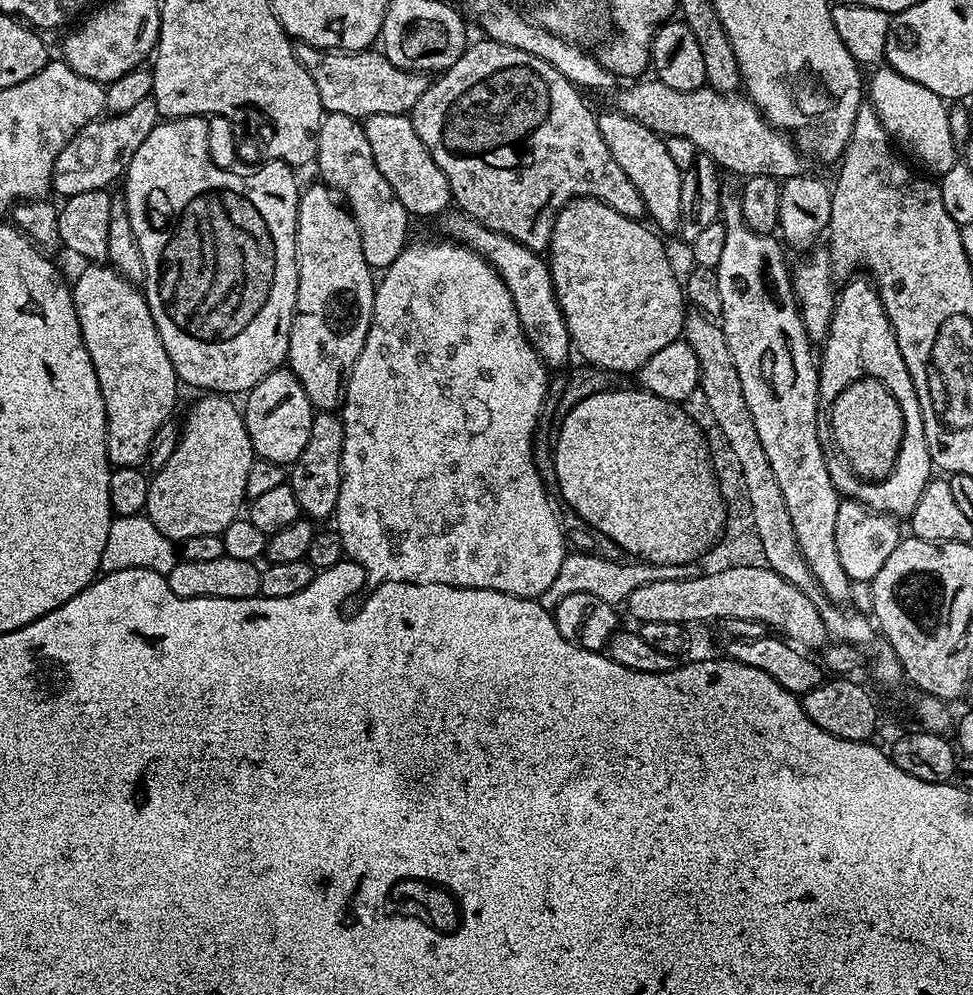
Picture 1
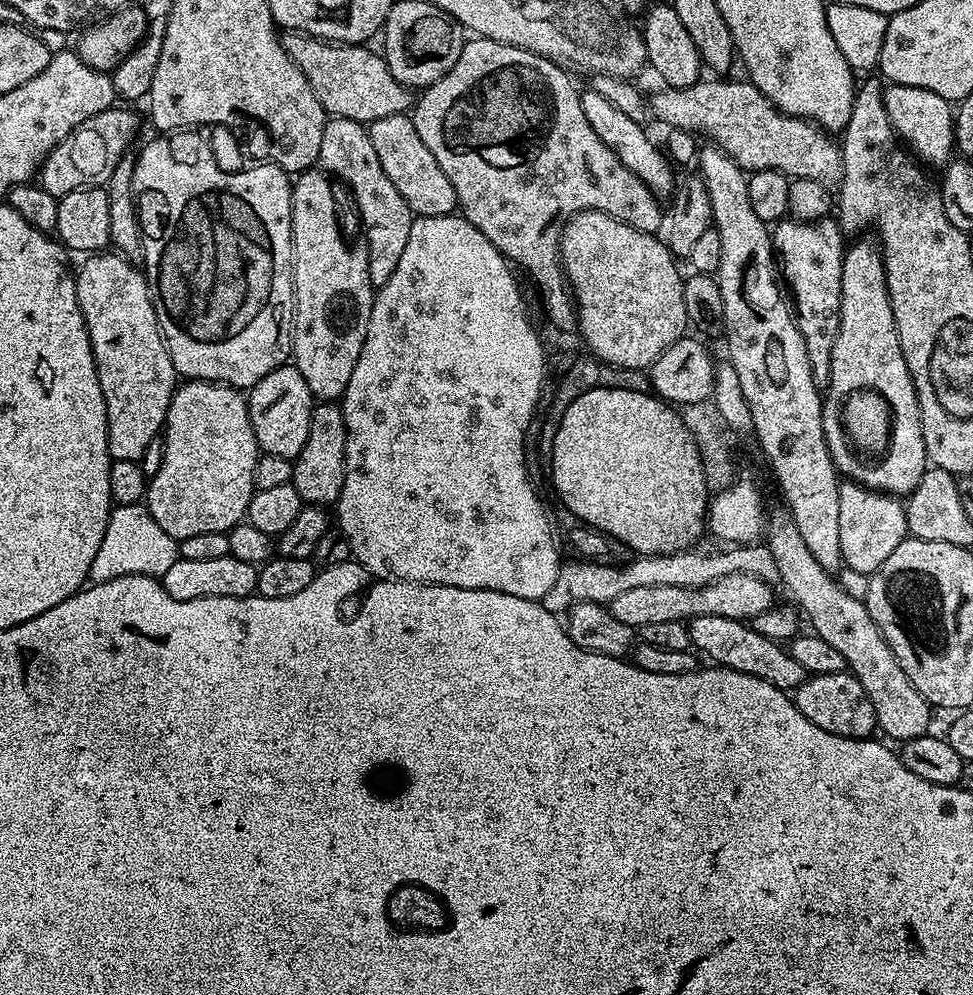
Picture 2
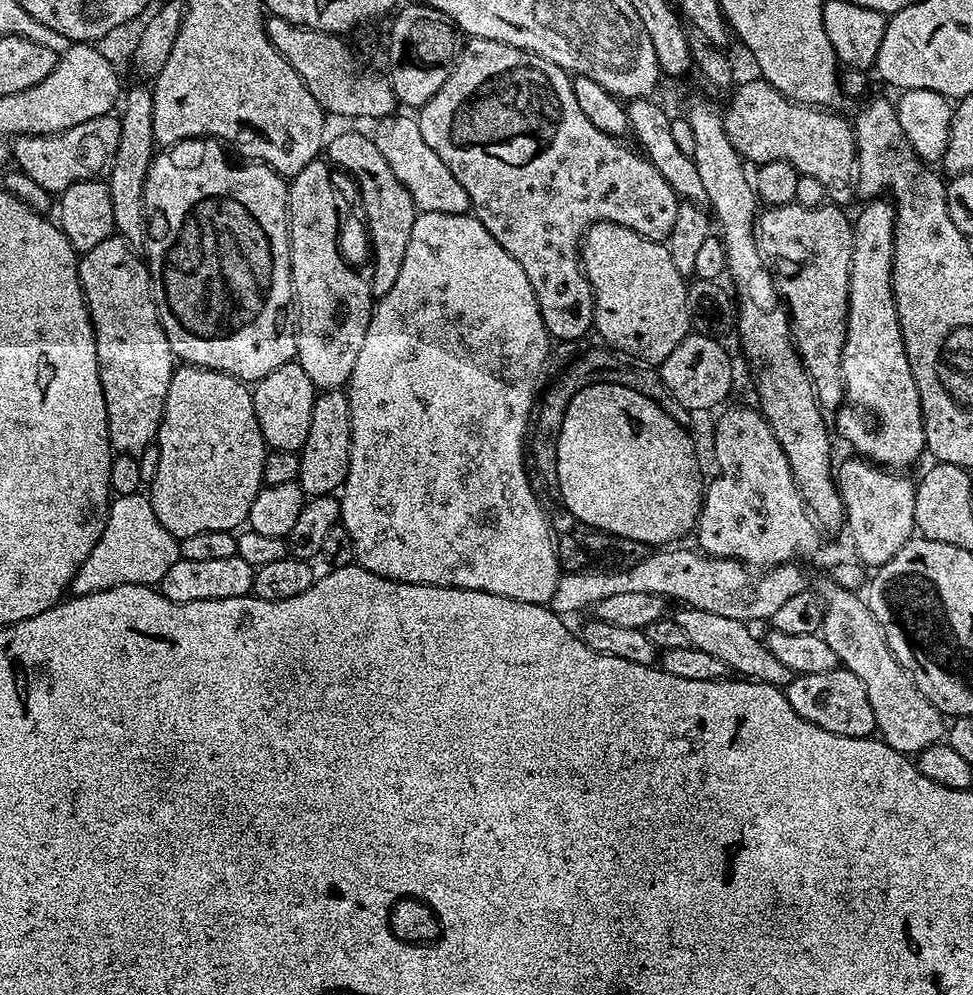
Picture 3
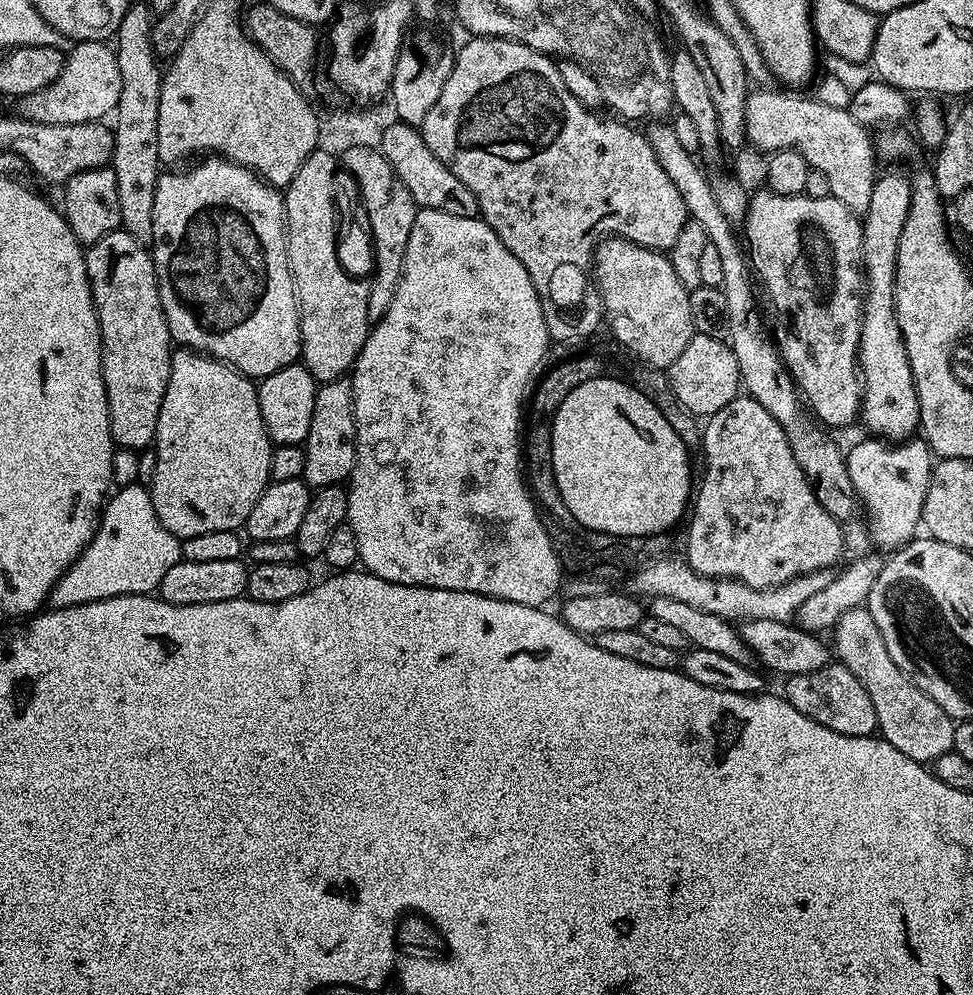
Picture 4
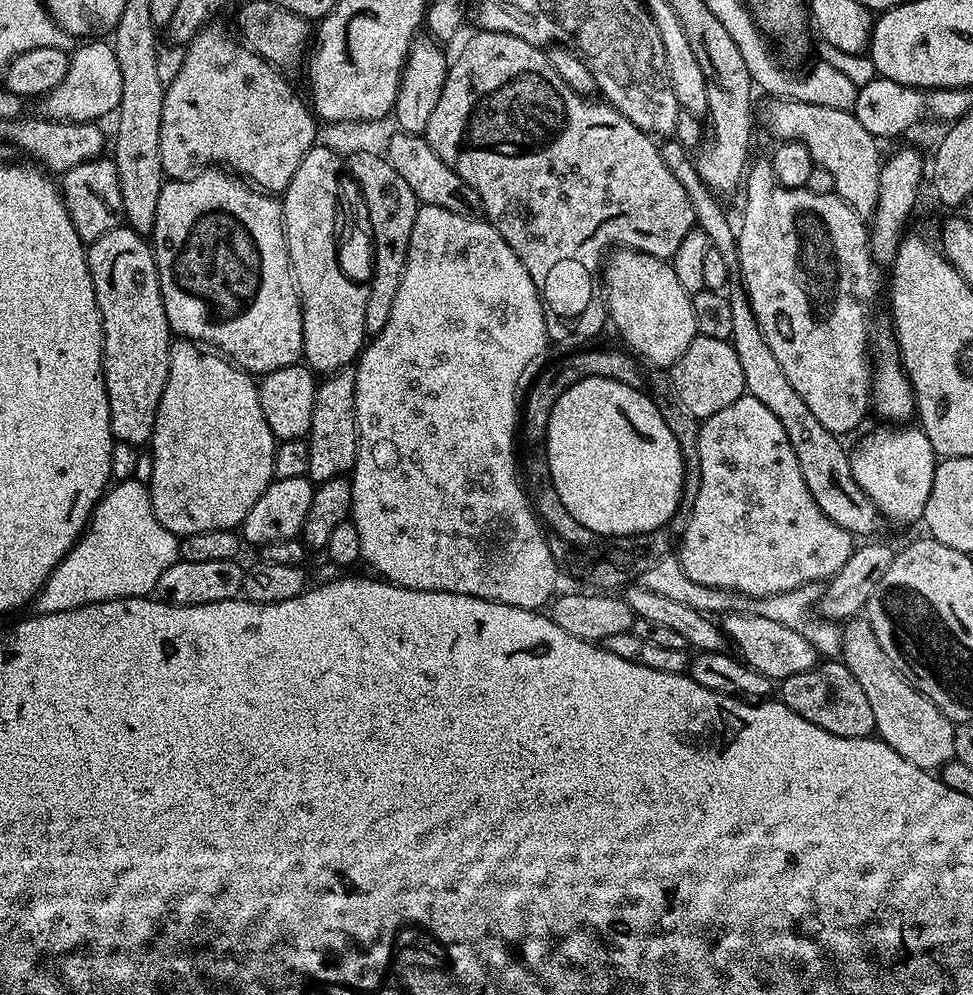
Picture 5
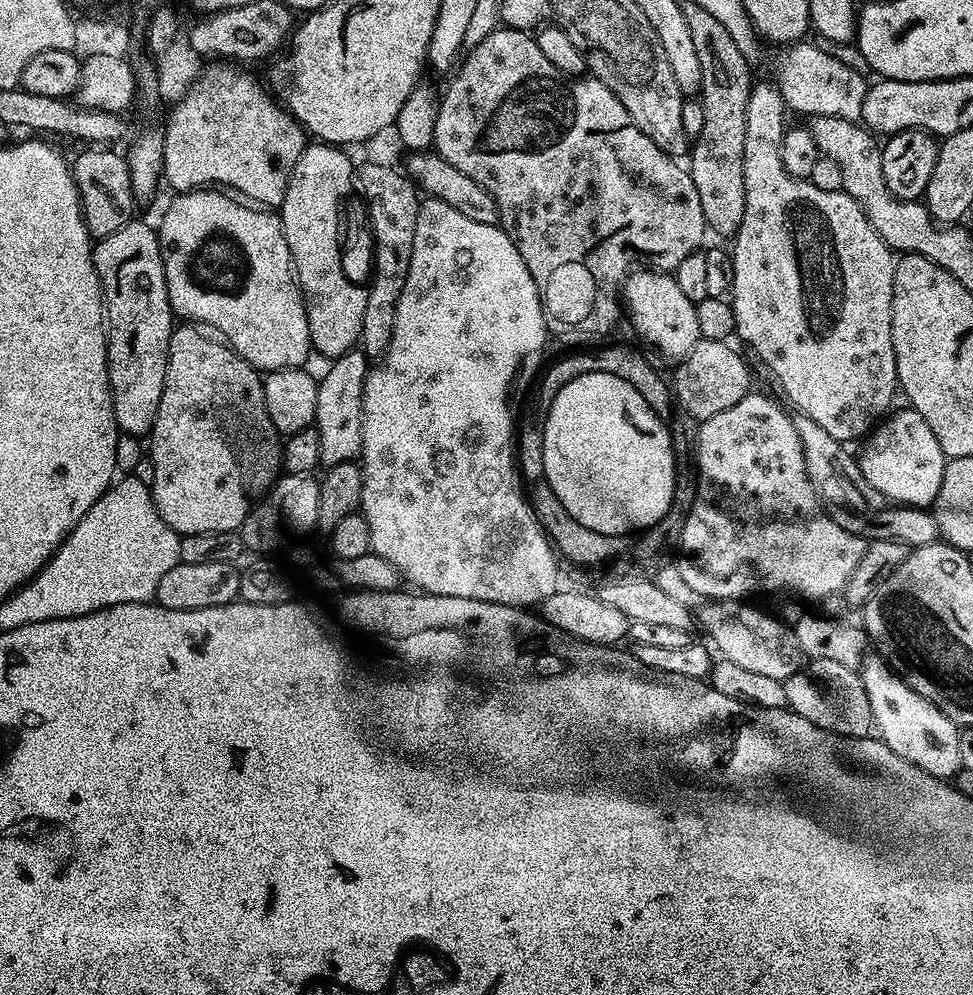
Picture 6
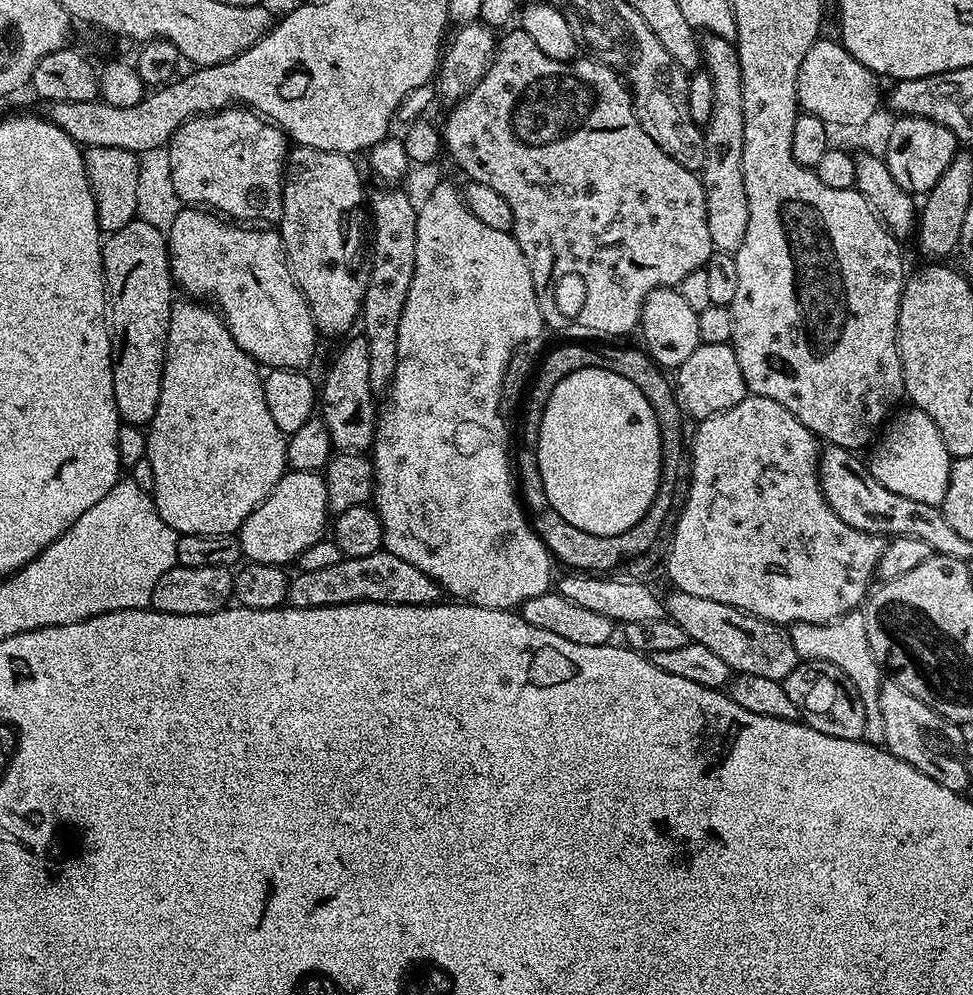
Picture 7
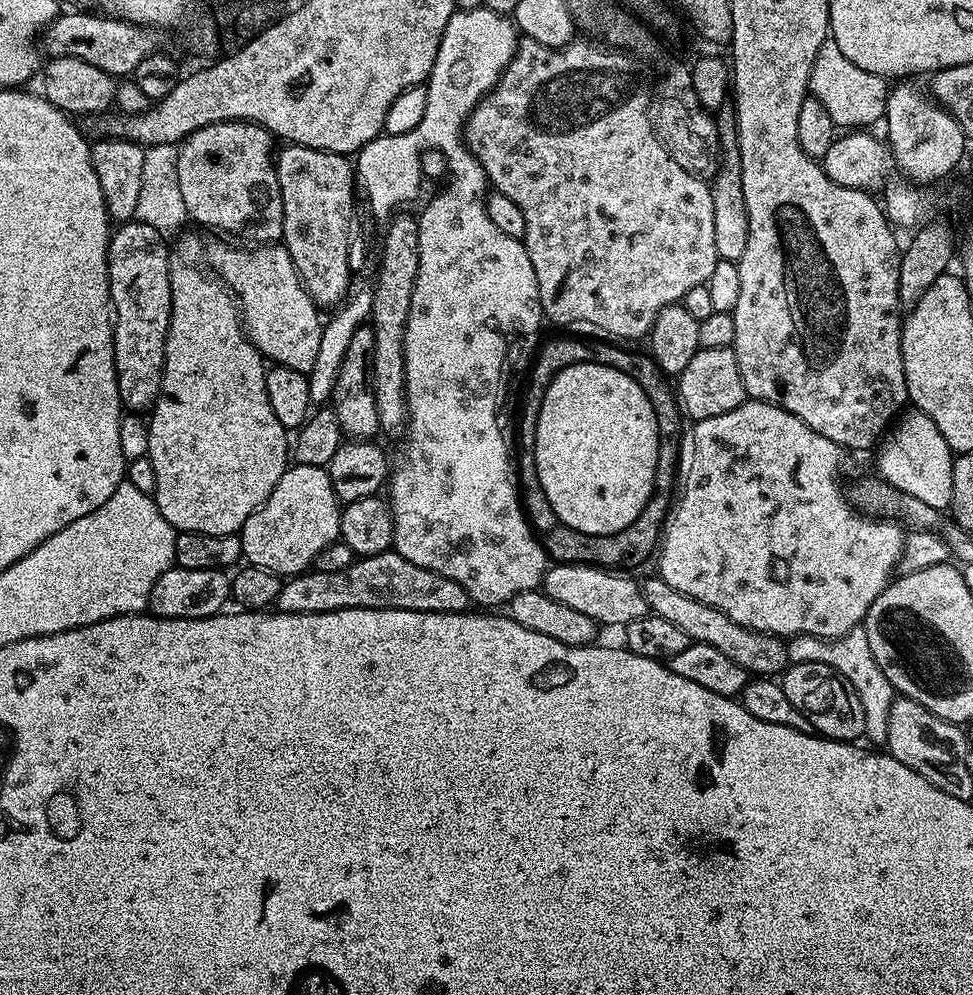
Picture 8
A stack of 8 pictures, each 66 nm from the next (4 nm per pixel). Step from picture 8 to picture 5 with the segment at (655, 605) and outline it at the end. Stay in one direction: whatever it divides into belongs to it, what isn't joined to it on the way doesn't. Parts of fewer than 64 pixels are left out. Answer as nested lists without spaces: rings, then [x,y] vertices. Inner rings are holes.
[[[733,610],[723,617],[722,631],[737,648],[739,659],[748,667],[766,674],[773,682],[785,680],[790,674],[802,674],[802,670],[815,668],[818,663],[818,653],[815,646],[806,638],[802,638],[795,630],[790,630],[779,622],[772,622],[768,618],[745,614]],[[740,651],[740,652],[739,652]]]

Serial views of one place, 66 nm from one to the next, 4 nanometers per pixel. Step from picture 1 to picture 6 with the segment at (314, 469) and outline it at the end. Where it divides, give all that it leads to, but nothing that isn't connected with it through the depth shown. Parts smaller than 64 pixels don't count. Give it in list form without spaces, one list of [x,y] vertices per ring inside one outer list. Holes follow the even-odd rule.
[[[353,350],[335,357],[332,364],[319,377],[316,393],[315,429],[318,434],[318,454],[325,469],[338,466],[342,462],[353,462],[359,457],[362,446],[362,398],[364,379],[368,376],[370,361],[363,351]]]

